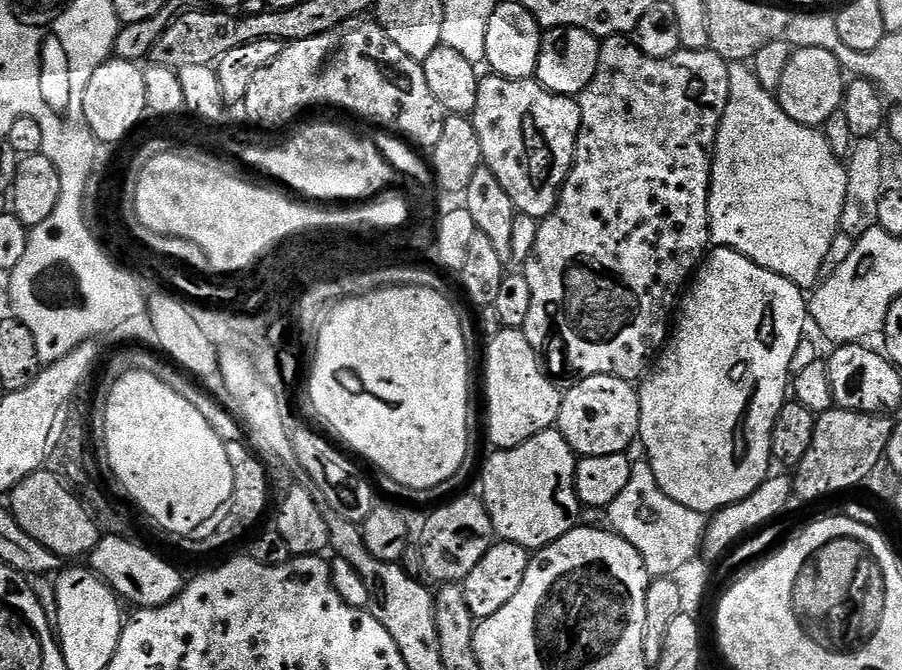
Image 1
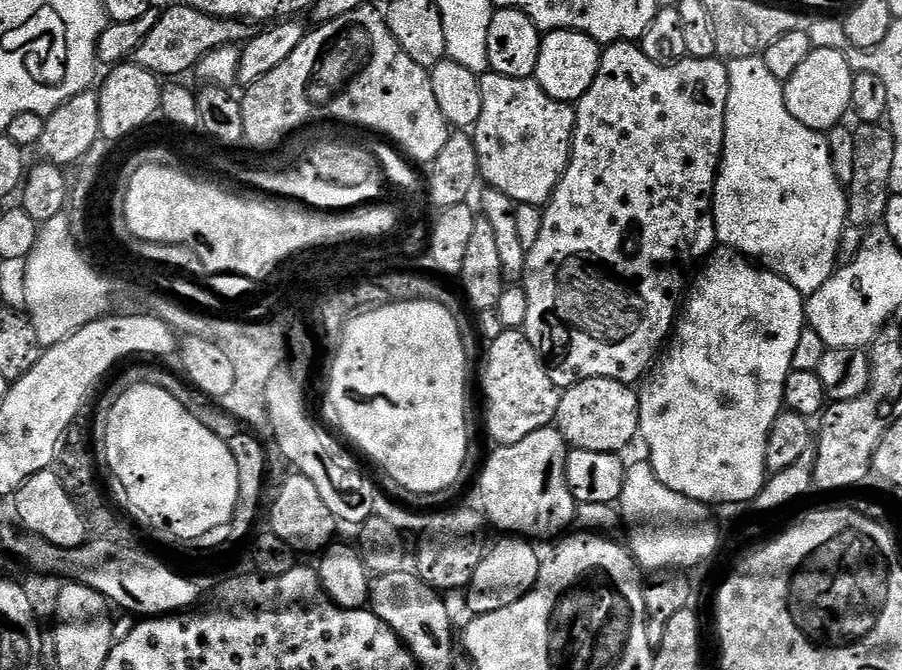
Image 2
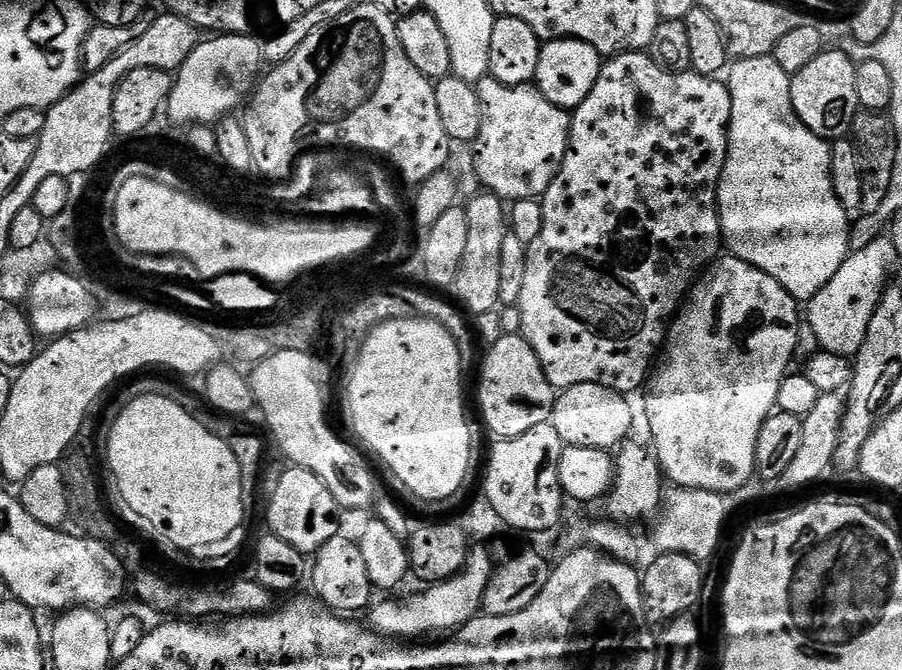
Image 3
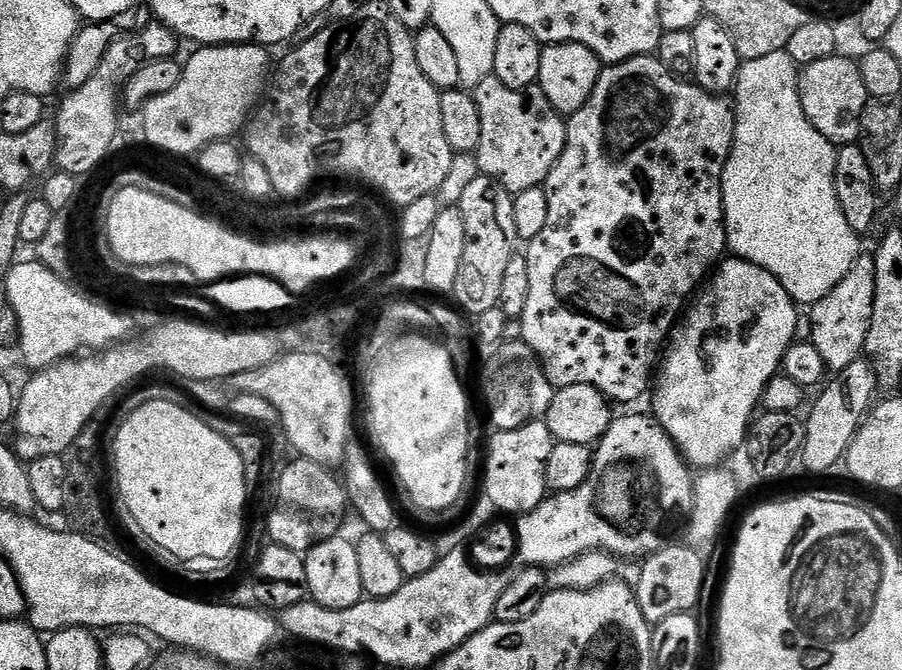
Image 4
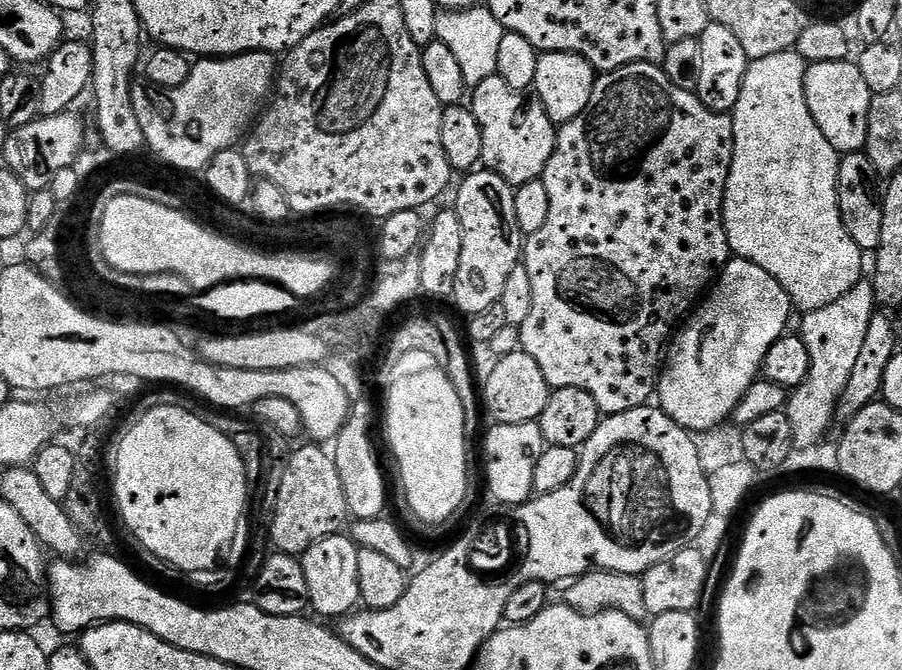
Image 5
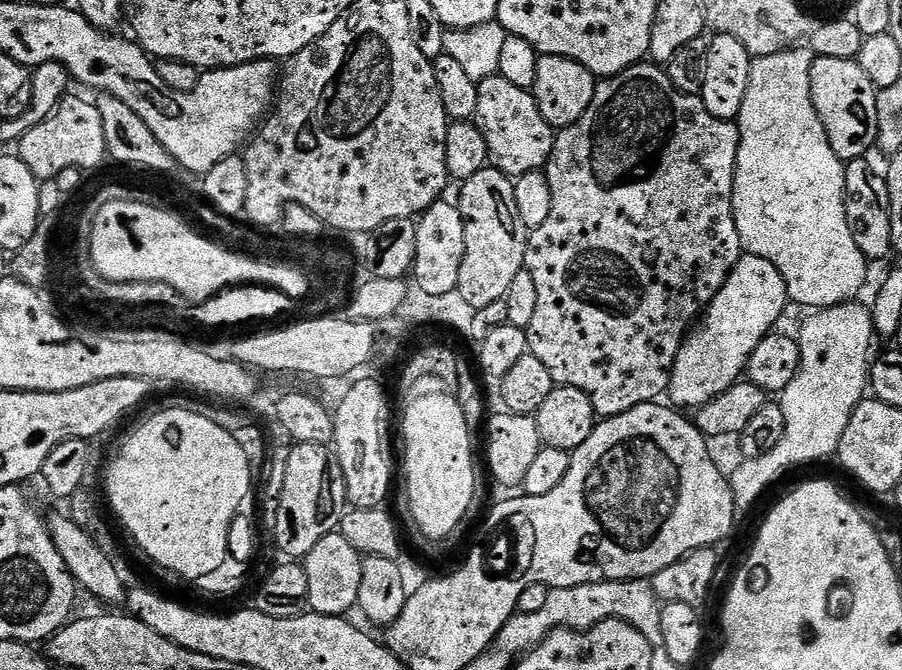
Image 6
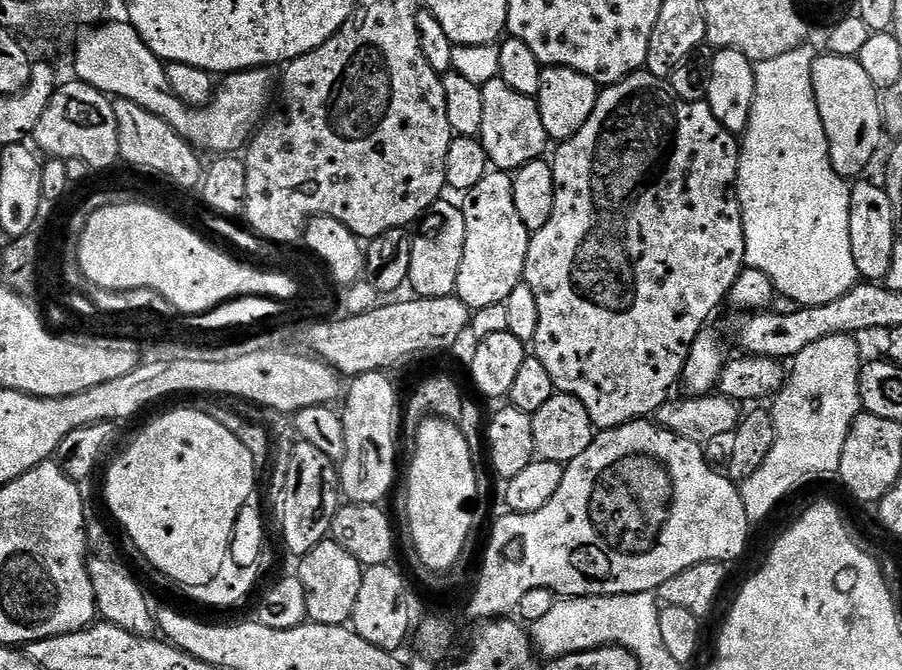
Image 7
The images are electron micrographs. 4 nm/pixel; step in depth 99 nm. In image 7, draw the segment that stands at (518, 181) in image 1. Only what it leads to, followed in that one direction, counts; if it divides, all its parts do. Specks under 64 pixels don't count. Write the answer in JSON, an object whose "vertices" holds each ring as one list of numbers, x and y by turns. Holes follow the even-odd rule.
{"vertices":[[499,78,482,86,482,130,478,139,489,161,500,170,515,170,526,166,531,160,541,159,545,155,544,151,550,147,536,97,520,94]]}

